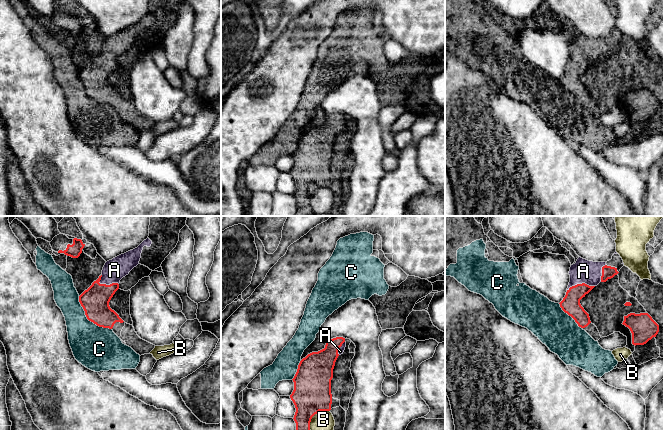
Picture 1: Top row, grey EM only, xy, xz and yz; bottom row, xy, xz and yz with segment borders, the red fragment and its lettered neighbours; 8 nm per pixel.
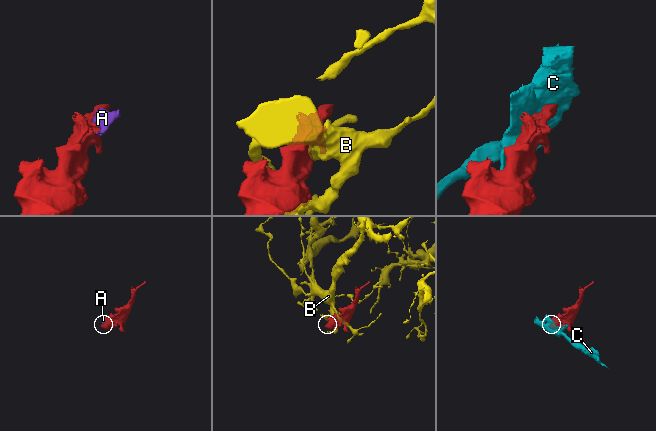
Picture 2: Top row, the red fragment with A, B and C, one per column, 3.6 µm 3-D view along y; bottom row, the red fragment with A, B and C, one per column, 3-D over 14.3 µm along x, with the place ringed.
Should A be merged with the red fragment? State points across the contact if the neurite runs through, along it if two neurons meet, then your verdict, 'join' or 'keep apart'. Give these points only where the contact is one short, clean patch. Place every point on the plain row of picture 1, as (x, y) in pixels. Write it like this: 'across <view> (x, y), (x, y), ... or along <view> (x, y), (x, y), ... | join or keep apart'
across yz (570, 80), (580, 60), (583, 55), (583, 47) | join

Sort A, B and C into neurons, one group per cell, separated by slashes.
A / B / C

